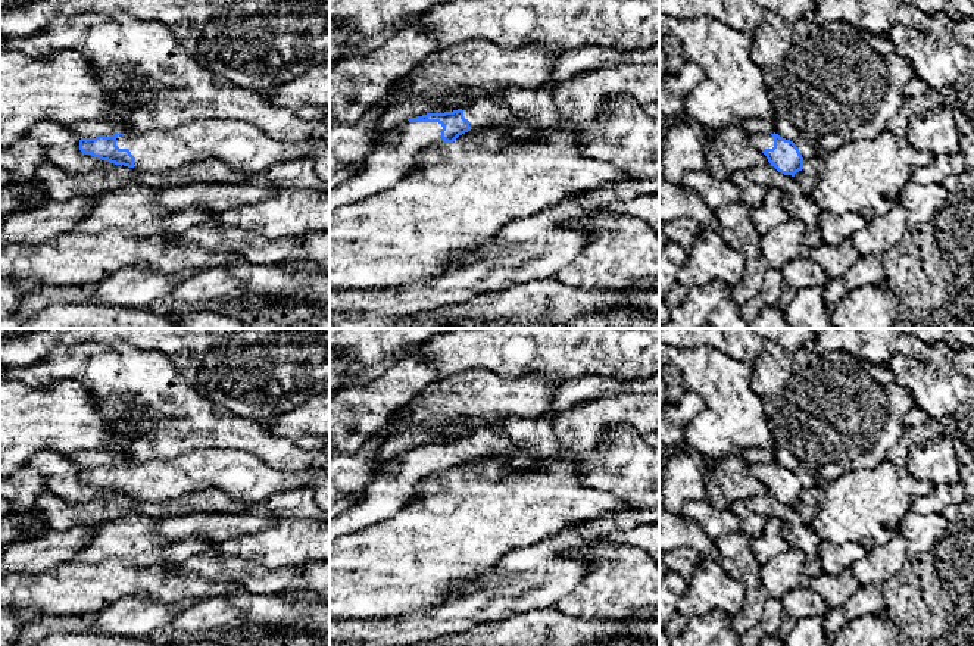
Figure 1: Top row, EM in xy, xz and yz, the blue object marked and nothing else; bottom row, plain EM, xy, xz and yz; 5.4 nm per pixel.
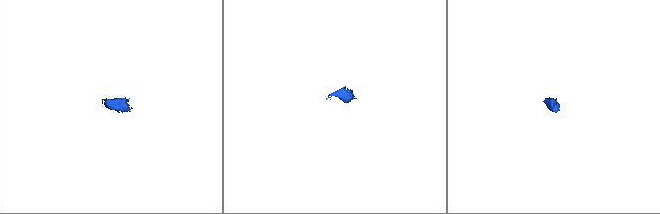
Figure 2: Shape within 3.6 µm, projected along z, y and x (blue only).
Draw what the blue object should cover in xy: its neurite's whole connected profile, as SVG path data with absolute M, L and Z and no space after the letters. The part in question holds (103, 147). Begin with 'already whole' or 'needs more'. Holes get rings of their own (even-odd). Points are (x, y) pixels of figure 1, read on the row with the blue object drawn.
needs more; M205 118L172 131L152 129L81 138L79 150L149 174L206 159L218 159L238 172L260 174L288 159L312 159L319 178L330 185L327 141L306 138L281 143L255 124L234 119Z

